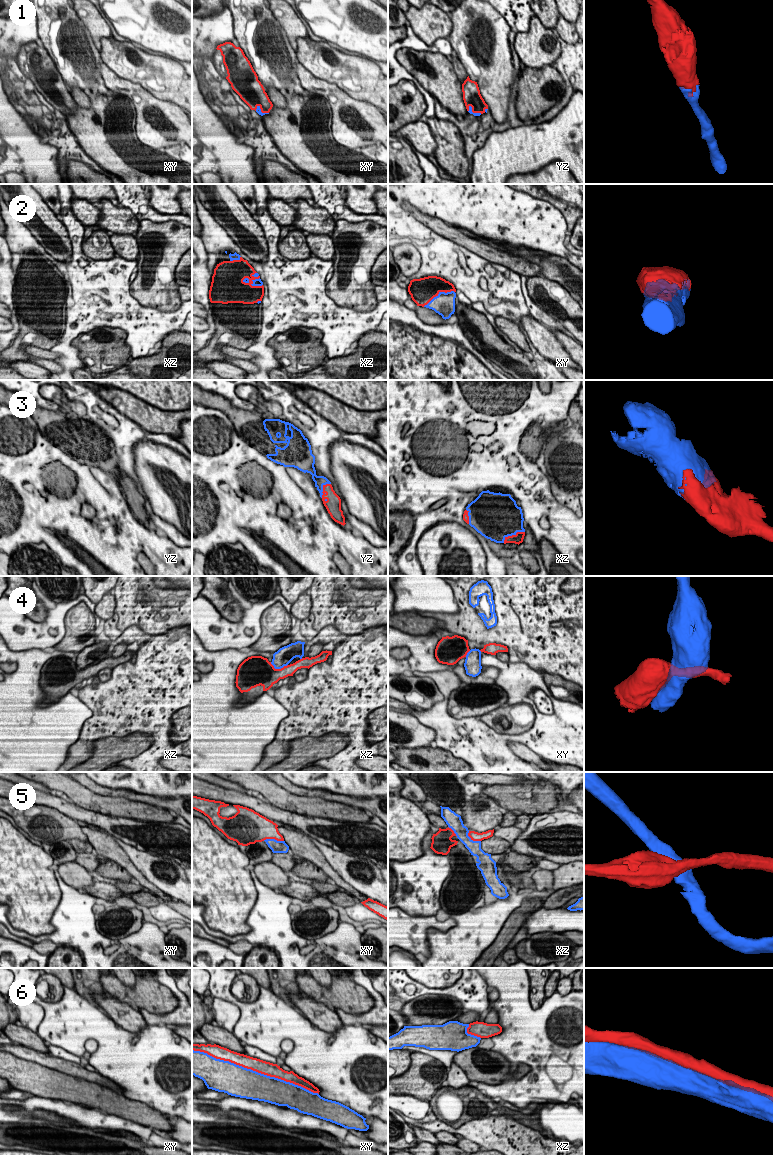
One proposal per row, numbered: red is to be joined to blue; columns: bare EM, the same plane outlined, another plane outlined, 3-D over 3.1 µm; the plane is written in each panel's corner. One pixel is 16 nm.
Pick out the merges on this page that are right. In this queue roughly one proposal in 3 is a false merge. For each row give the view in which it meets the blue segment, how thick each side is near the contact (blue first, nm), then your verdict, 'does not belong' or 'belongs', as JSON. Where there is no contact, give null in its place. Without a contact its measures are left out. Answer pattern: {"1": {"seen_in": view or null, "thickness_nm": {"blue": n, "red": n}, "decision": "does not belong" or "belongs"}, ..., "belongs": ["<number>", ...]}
{"1": {"seen_in": "yz", "thickness_nm": {"blue": 60, "red": 280}, "decision": "belongs"}, "2": {"seen_in": "xz", "thickness_nm": {"blue": 130, "red": 360}, "decision": "belongs"}, "3": {"seen_in": "xz", "thickness_nm": {"blue": 500, "red": 160}, "decision": "belongs"}, "4": {"seen_in": "xz", "thickness_nm": {"blue": 280, "red": 380}, "decision": "does not belong"}, "5": {"seen_in": "xy", "thickness_nm": {"blue": 190, "red": 360}, "decision": "does not belong"}, "6": {"seen_in": "xy", "thickness_nm": {"blue": 480, "red": 220}, "decision": "does not belong"}, "belongs": ["1", "2", "3"]}

